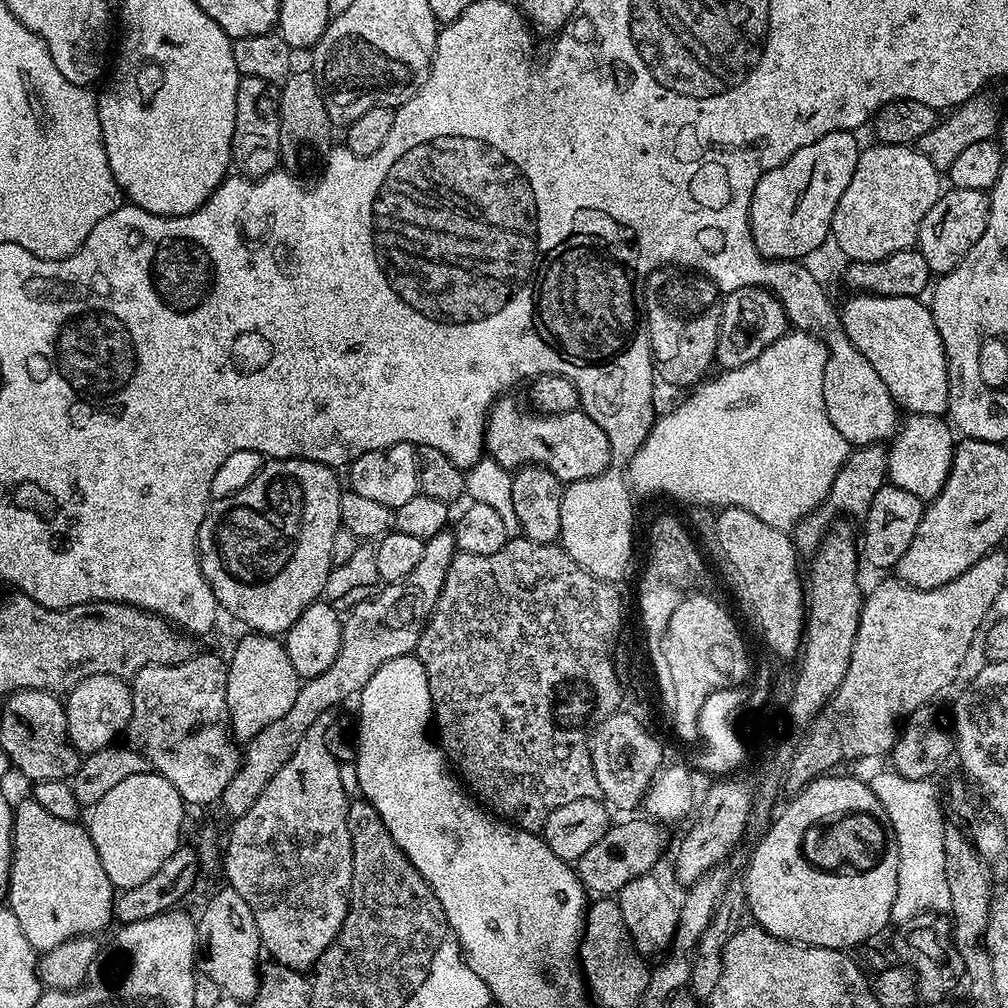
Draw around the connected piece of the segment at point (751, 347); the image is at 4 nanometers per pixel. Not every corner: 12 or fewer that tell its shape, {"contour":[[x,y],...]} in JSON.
{"contour":[[769,289],[727,293],[716,364],[746,366],[789,331]]}

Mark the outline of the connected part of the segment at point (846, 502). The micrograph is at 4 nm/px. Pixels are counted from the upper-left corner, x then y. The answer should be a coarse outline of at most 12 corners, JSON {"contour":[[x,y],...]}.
{"contour":[[883,443],[849,451],[827,501],[790,535],[815,553],[835,516],[864,517],[886,483]]}

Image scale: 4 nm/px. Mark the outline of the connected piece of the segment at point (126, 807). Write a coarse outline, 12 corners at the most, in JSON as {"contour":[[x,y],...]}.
{"contour":[[151,770],[91,805],[113,889],[142,886],[181,847],[184,799]]}

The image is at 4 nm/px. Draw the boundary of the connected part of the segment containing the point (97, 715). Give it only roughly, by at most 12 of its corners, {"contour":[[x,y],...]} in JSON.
{"contour":[[94,674],[63,701],[68,740],[109,747],[132,717],[127,679]]}

